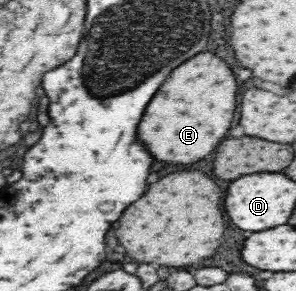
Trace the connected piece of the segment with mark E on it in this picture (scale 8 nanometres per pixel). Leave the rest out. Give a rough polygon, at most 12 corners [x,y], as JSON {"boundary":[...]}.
{"boundary":[[199,52],[169,74],[139,136],[157,160],[197,162],[229,134],[229,64]]}

